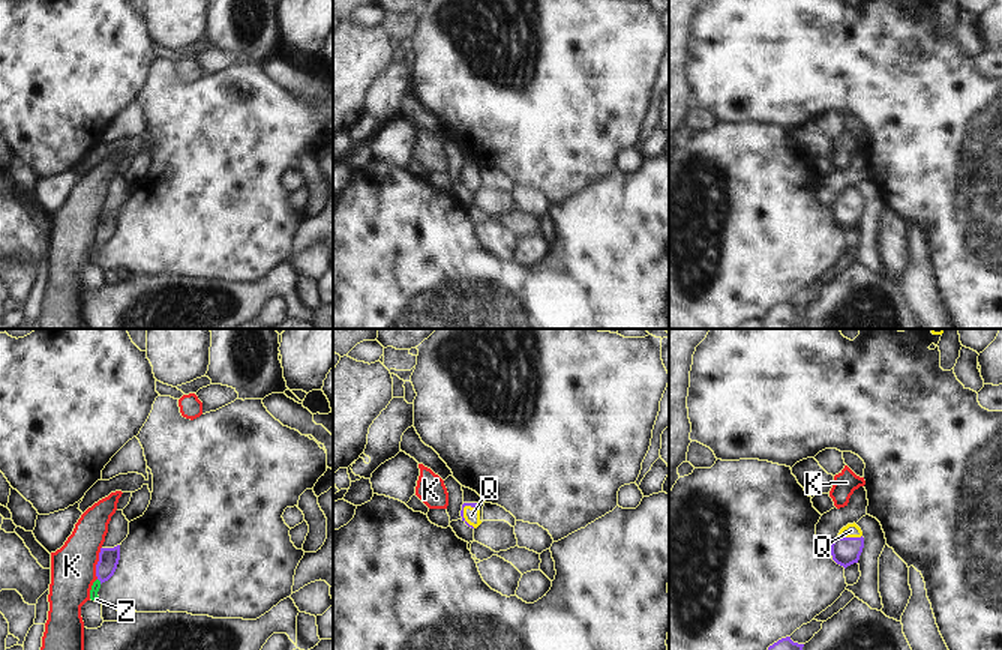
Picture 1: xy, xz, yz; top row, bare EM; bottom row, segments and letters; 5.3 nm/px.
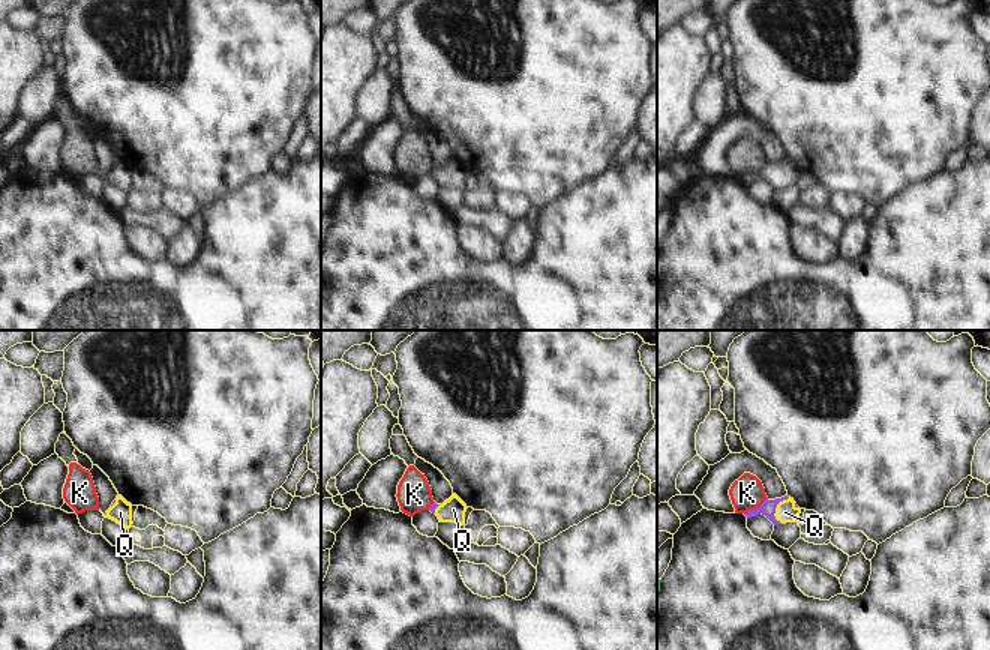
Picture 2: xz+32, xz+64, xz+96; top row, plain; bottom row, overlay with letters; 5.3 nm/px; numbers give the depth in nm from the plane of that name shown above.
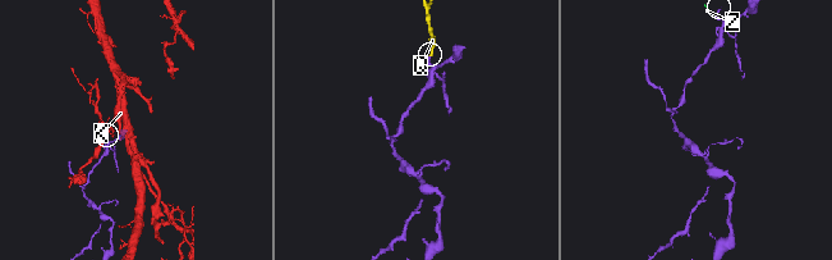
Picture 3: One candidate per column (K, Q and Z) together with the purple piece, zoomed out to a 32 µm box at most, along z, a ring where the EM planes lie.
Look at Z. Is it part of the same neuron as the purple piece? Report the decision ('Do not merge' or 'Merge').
Do not merge

